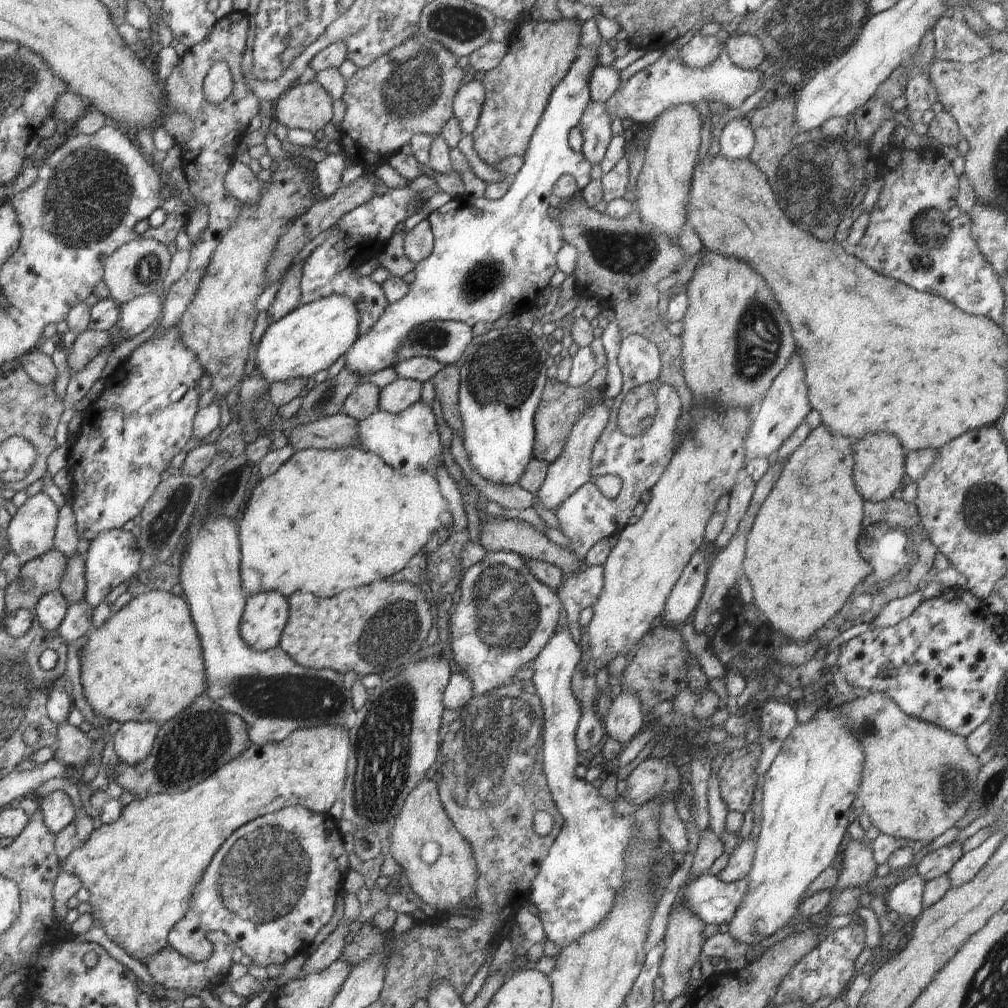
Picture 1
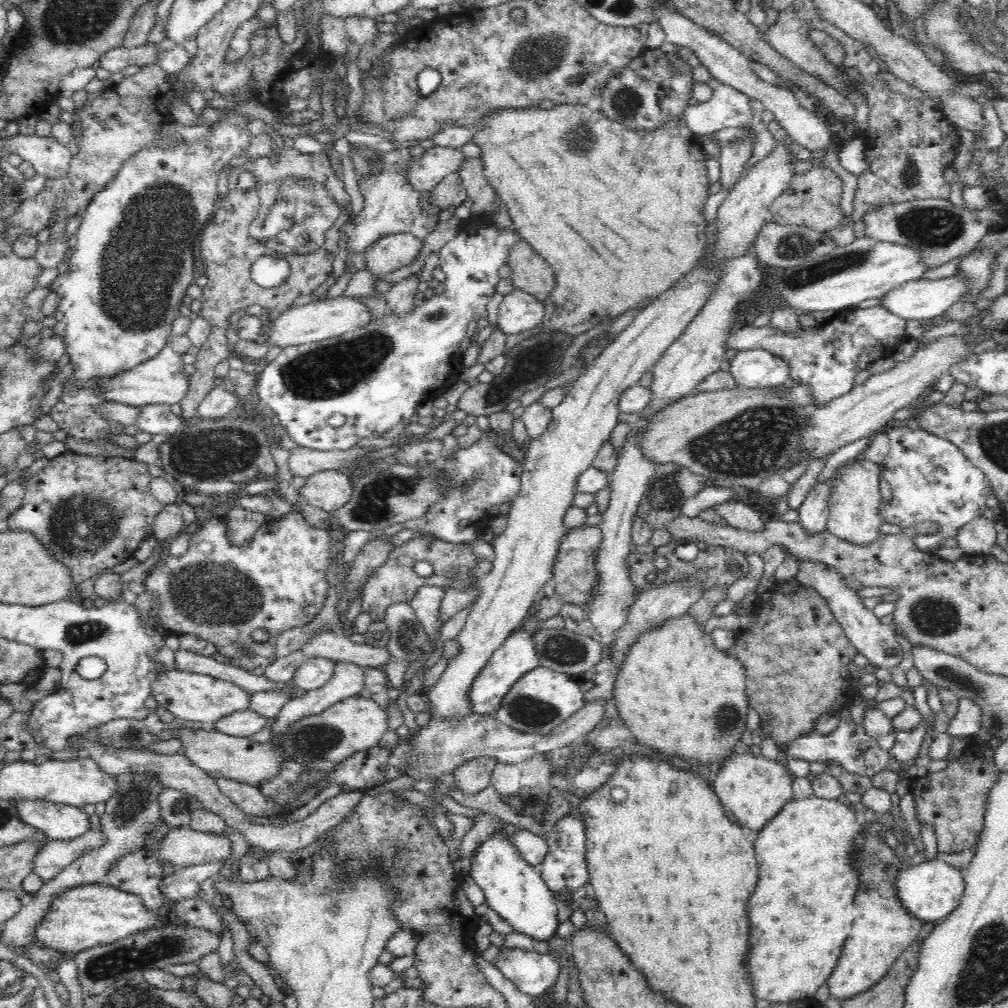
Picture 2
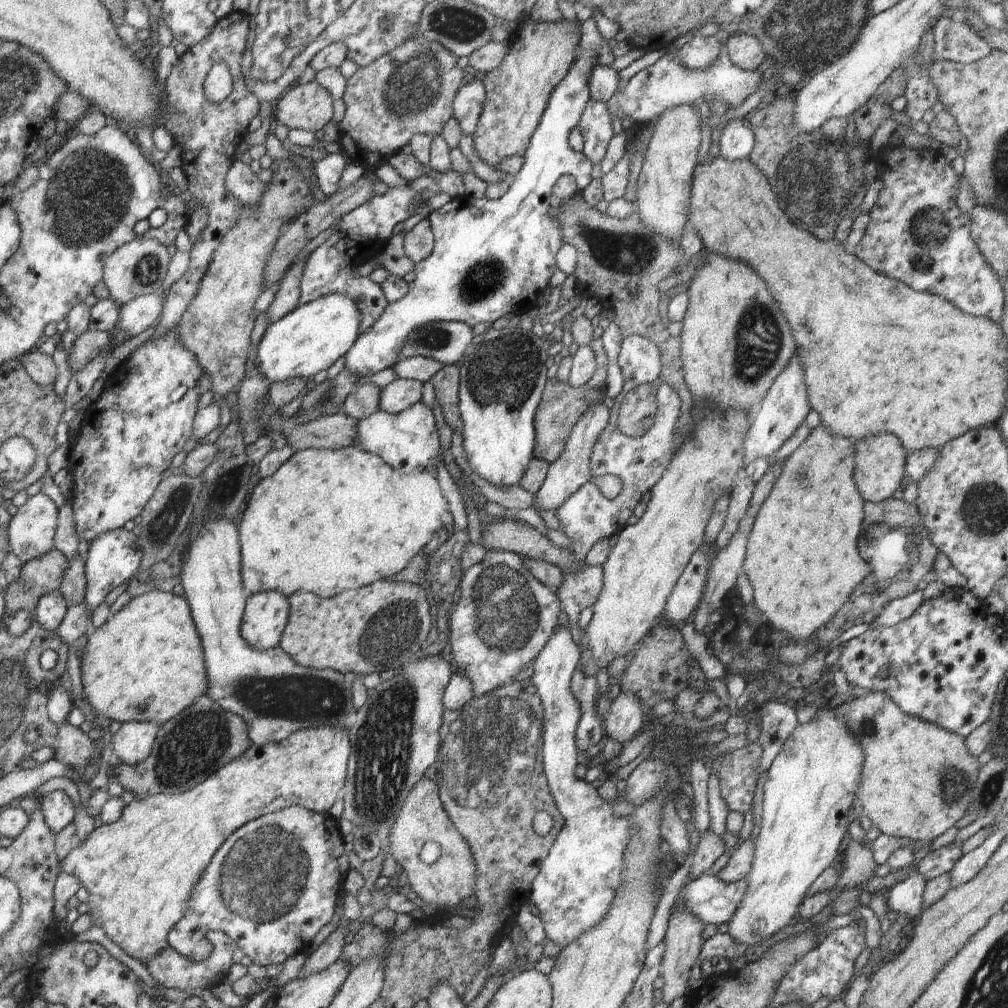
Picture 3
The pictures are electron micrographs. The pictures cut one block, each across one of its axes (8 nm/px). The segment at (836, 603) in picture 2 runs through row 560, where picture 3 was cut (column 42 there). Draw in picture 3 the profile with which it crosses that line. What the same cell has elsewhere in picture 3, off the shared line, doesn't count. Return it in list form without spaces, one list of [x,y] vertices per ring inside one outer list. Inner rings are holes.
[[[57,790],[41,799],[41,811],[47,827],[56,834],[75,819],[72,799],[64,791]]]

